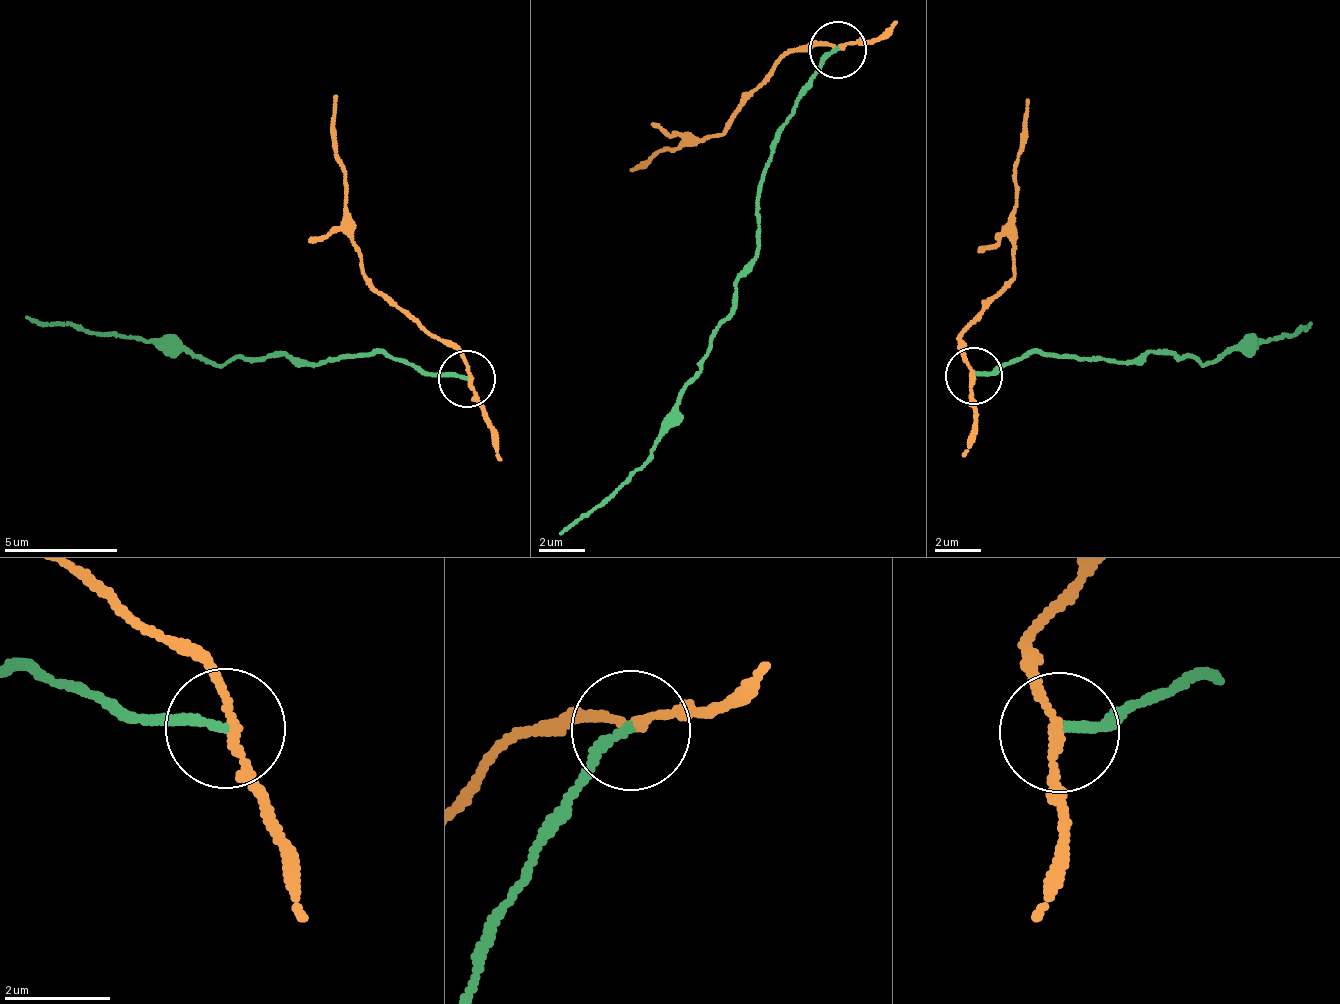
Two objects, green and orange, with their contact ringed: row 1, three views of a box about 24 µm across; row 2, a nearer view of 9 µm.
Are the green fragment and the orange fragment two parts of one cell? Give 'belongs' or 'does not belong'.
does not belong

